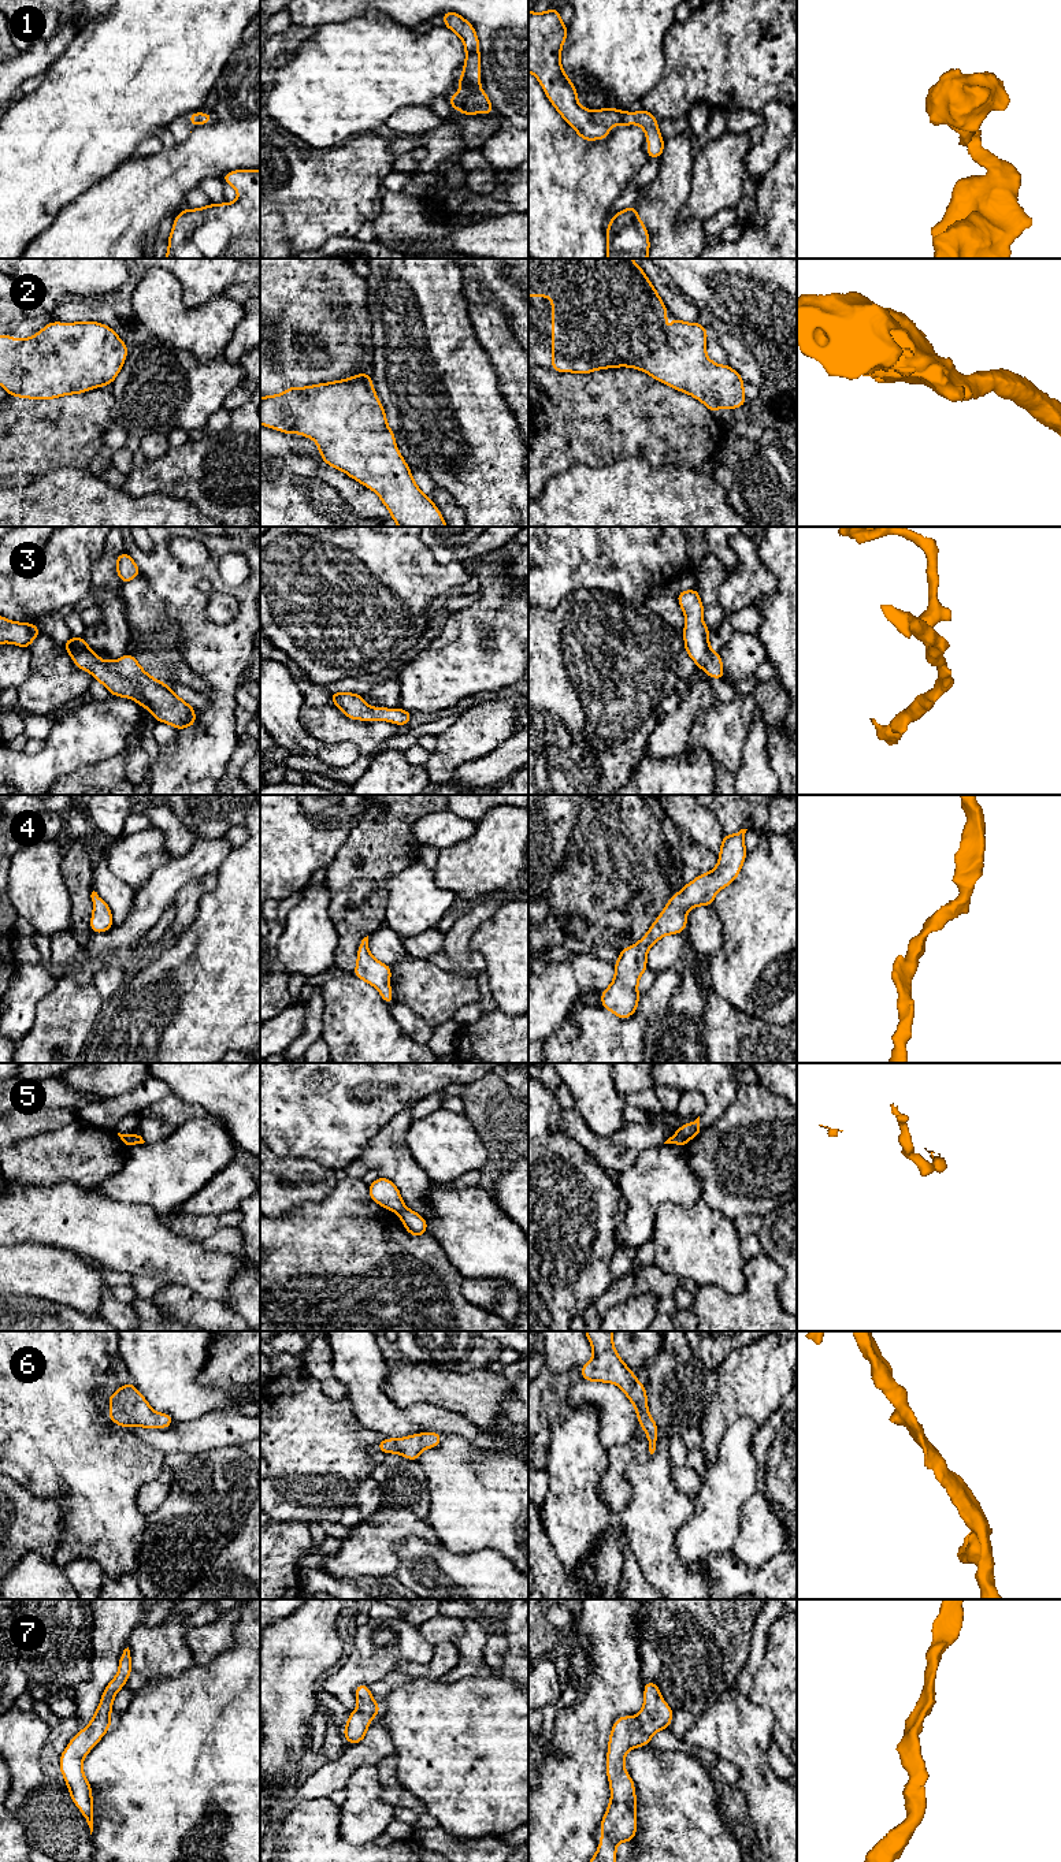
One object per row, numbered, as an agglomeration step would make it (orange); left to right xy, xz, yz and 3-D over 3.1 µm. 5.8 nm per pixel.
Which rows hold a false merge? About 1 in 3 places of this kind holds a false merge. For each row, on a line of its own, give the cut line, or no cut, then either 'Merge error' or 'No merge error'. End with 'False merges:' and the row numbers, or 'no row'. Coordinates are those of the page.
1: No split. No merge error
2: No split. No merge error
3: No split. No merge error
4: No split. No merge error
5: Split along xz (404, 1207), (397, 1212). Merge error
6: No split. No merge error
7: No split. No merge error
False merges: 5

